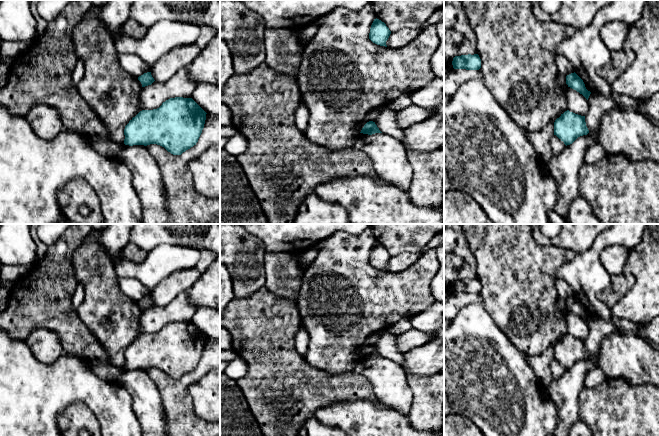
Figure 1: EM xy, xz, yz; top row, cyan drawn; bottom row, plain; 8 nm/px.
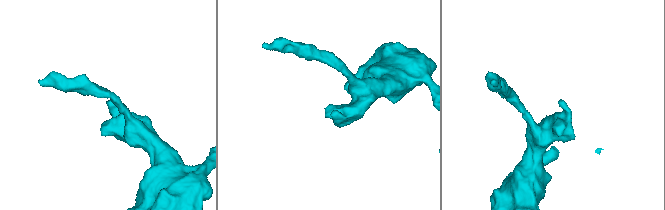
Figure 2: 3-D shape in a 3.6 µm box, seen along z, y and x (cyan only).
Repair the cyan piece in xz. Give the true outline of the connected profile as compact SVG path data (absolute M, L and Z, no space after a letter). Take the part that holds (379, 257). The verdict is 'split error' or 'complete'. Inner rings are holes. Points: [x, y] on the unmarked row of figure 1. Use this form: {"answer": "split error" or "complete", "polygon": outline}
{"answer": "complete", "polygon": "M374 243L371 252L370 252L370 257L369 257L369 263L380 270L385 270L386 265L388 264L389 260L391 258L391 255L389 252L386 250L384 246L382 246L379 243Z"}

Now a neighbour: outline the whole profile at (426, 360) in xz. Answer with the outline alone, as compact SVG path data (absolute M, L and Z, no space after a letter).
M438 337L404 354L405 372L415 376L432 376L444 370L444 339Z

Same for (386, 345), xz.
M384 330L374 346L382 357L402 366L404 364L404 353L398 349L396 338L396 335Z

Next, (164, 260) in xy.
M109 224L101 230L99 243L112 258L118 277L134 278L152 291L162 280L178 270L195 268L200 257L200 251L184 245L161 244L147 253L146 258L136 263L123 257L124 248L130 243L129 235L132 224Z

